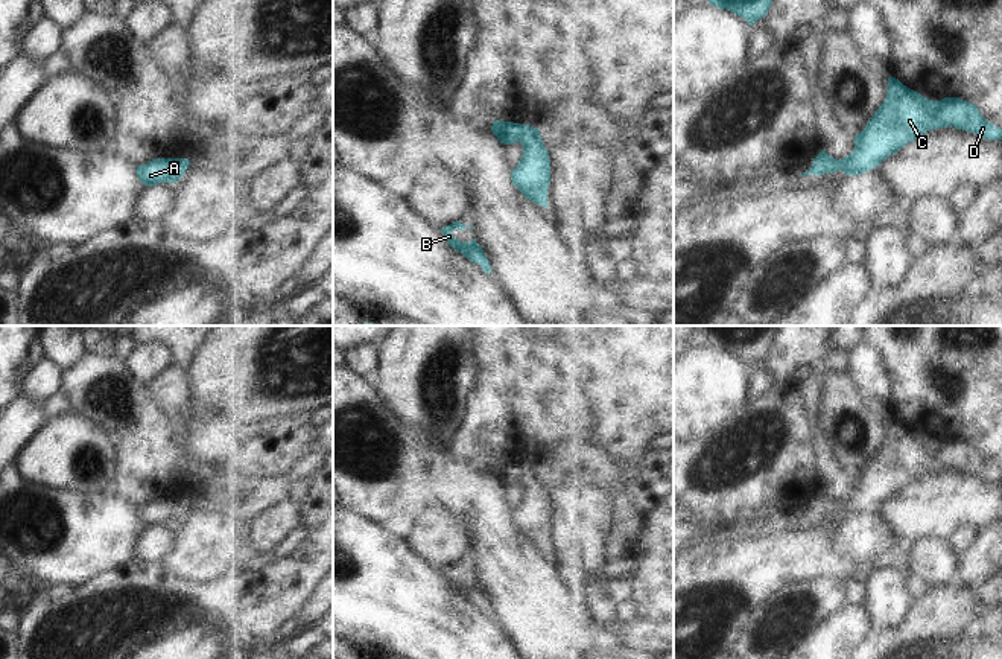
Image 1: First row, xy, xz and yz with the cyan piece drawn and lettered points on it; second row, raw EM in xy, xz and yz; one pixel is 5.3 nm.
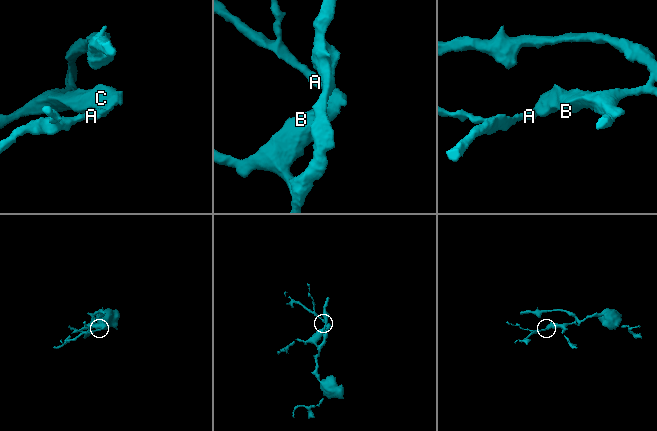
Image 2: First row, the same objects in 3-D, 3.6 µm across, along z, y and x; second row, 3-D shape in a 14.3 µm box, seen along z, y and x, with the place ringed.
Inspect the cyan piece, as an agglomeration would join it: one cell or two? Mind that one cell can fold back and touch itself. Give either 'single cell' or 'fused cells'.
single cell

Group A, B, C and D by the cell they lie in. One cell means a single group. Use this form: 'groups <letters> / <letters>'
groups A B C D

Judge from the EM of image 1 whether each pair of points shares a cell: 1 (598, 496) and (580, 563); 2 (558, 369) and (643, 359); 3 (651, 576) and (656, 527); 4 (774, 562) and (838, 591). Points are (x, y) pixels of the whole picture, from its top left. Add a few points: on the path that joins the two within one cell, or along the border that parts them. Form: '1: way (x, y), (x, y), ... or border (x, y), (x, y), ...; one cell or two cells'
1: way (587, 513), (583, 547); one cell
2: border (555, 344), (584, 367), (593, 401); two cells
3: way (656, 563), (656, 539); one cell
4: border (849, 582), (817, 577), (792, 582), (779, 589); two cells

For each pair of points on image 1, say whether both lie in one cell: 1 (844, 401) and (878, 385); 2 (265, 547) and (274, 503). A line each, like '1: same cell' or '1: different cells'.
1: different cells
2: same cell

